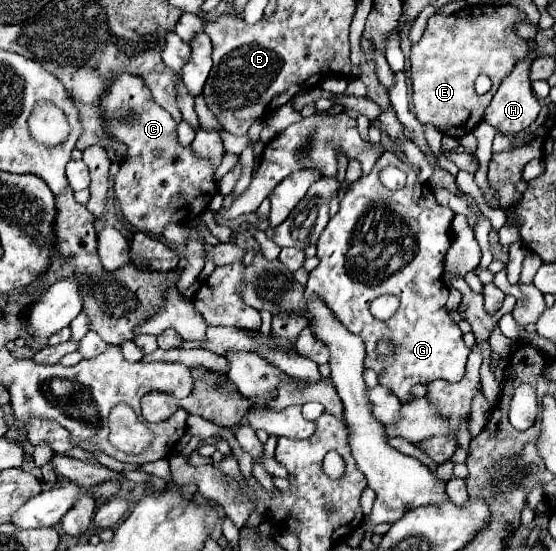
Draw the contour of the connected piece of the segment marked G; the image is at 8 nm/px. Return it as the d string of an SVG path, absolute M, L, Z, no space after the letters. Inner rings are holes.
M386 151L368 176L362 176L358 182L352 182L346 188L338 214L328 222L326 230L318 240L320 264L310 272L310 278L306 284L308 294L320 294L326 300L328 308L336 314L336 318L352 334L358 334L364 340L366 344L364 366L372 368L378 374L380 384L390 388L400 398L400 402L408 402L410 388L414 384L426 384L438 378L448 382L460 382L466 374L466 360L468 360L470 348L464 344L458 324L448 316L448 310L444 306L448 300L448 288L442 282L442 270L444 270L444 254L452 244L450 240L452 218L454 218L454 212L436 202L430 186L420 182L418 174L396 153ZM390 165L406 171L408 175L408 184L402 190L392 192L384 188L378 180L380 168ZM382 294L394 294L400 298L400 308L396 316L392 316L386 322L380 322L370 314L370 302ZM380 340L388 340L394 344L392 356L388 358L378 356L376 342Z

